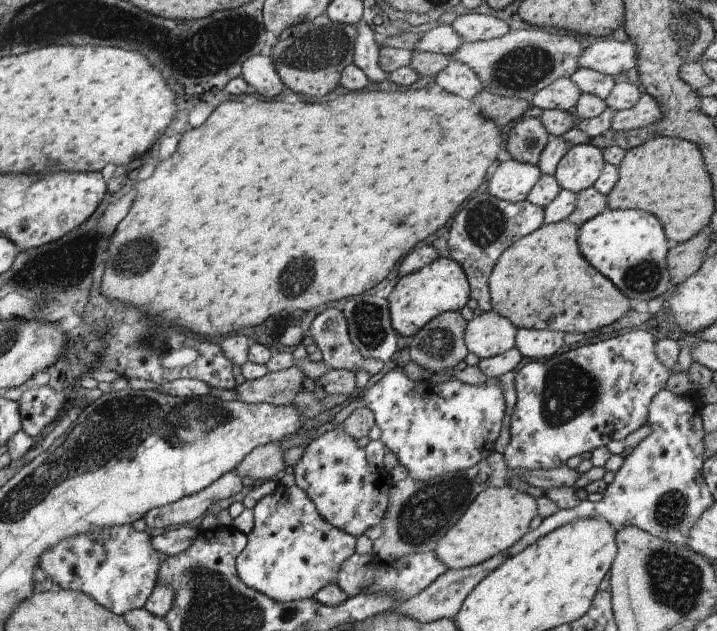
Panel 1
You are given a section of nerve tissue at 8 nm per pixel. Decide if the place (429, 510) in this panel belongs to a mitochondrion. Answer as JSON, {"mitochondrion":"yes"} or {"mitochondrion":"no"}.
{"mitochondrion":"yes"}

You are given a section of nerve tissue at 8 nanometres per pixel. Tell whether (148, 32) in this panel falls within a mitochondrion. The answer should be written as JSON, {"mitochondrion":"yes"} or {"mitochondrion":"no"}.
{"mitochondrion":"no"}

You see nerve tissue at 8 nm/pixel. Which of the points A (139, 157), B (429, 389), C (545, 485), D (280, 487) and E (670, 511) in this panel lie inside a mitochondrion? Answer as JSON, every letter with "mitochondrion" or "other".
{"A":"other","B":"other","C":"other","D":"other","E":"mitochondrion"}

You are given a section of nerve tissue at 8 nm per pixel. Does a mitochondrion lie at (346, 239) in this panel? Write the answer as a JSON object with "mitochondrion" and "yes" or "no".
{"mitochondrion":"no"}

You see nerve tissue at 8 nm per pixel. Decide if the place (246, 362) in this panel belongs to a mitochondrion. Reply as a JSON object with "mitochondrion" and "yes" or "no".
{"mitochondrion":"no"}

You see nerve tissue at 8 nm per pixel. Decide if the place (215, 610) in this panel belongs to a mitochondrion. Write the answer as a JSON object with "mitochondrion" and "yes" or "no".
{"mitochondrion":"yes"}

